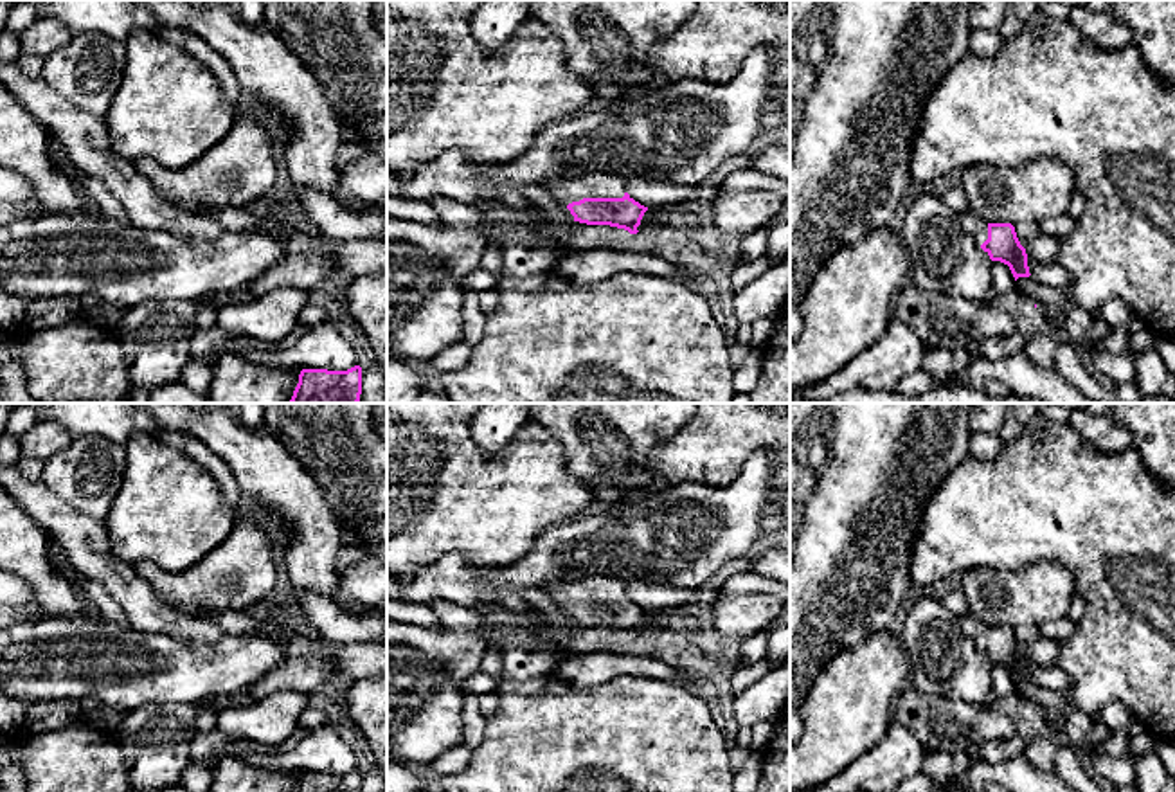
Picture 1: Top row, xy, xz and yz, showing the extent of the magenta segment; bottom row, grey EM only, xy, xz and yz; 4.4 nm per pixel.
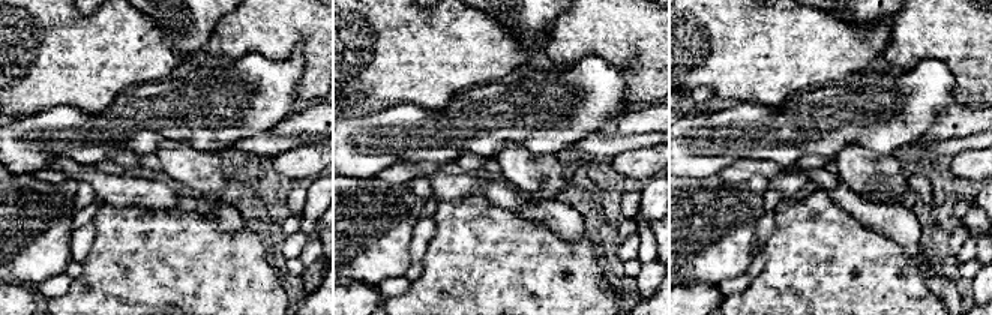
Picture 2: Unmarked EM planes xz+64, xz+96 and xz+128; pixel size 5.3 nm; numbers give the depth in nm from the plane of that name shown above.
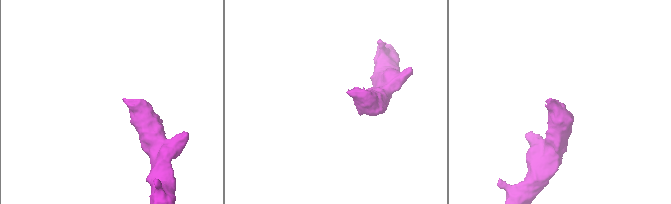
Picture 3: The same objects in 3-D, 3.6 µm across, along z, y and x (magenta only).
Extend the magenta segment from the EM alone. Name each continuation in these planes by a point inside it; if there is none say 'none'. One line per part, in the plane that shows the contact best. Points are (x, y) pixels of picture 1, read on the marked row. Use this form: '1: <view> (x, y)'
1: xz (567, 188)

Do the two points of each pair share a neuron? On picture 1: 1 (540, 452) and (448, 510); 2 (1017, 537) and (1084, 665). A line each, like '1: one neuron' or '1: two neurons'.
1: one neuron
2: one neuron

